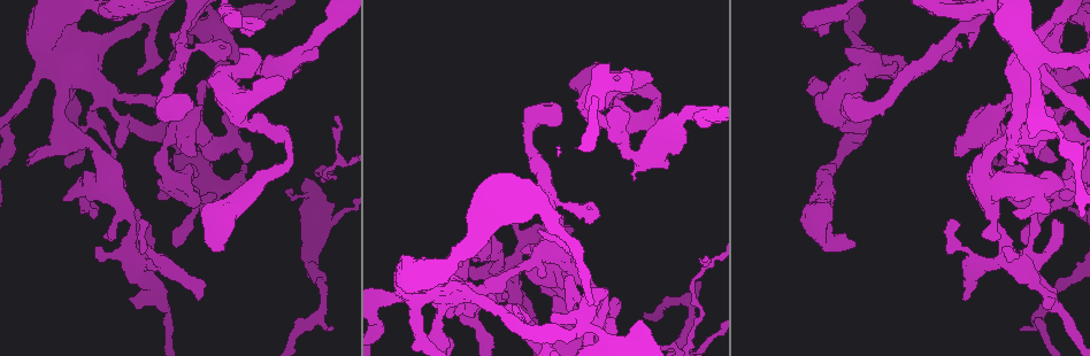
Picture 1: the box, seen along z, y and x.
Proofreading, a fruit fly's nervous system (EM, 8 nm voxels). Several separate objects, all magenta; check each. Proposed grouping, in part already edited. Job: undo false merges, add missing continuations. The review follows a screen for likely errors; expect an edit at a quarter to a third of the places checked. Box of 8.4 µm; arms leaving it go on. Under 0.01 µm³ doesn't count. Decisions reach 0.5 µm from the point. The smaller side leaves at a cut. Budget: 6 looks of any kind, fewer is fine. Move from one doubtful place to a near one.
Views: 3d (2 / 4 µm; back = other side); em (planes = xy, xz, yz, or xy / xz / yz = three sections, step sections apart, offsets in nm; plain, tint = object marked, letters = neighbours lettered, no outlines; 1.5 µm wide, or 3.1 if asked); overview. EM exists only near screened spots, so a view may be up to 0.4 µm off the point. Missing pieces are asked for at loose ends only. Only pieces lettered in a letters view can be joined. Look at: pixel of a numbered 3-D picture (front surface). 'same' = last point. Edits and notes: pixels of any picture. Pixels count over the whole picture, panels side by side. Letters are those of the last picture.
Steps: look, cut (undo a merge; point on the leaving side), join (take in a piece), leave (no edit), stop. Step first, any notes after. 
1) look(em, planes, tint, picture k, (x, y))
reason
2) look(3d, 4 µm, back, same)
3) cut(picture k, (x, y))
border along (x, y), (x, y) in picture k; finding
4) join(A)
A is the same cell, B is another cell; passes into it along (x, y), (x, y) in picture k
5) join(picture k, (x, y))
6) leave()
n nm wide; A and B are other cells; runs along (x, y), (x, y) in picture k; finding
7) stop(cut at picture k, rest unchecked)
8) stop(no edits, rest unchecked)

look(em, planes, letters, picture 1, (195, 298))
free end

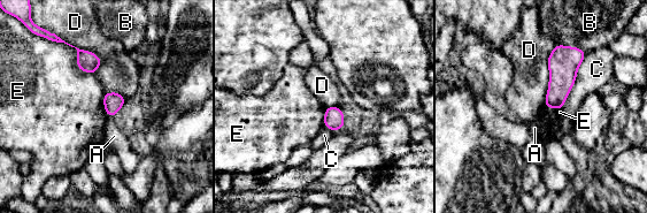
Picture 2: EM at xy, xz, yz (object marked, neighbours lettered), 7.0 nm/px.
leave()
A, B, C, D and E are other cells; border along (61, 42), (93, 75) in picture 2; no lettered piece goes on from it

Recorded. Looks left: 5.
look(em, yz, step 8, tint, picture 1, (96, 211))
an open end

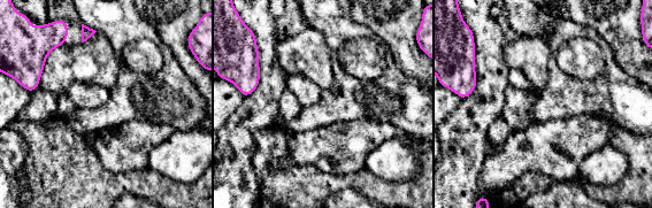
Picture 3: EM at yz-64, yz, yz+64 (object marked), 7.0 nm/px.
look(em, planes, letters, same)
cut it another way

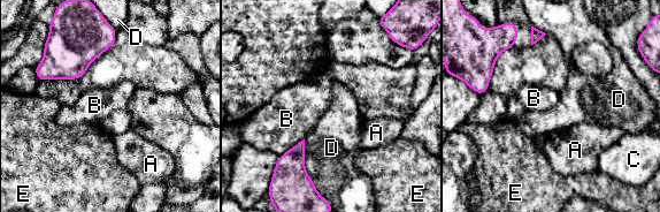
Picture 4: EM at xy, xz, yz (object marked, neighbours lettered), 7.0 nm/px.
leave()
A, B, C, D and E are other cells; border along (304, 139), (304, 167), (324, 197) in picture 4; none of them fits

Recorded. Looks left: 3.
look(3d, 2 µm, picture 1, (1020, 330))
thin end

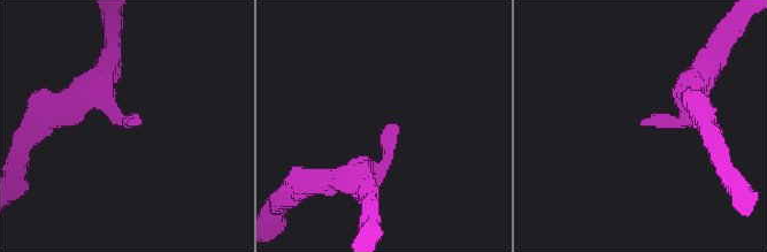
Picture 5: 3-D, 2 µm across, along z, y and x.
look(em, xy, step 4, letters, picture 5, (644, 122))

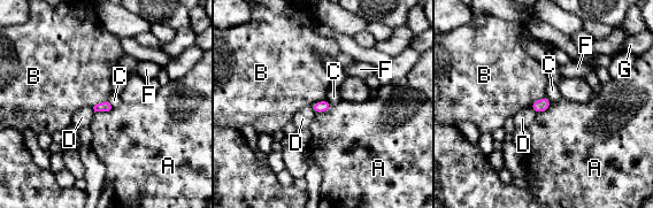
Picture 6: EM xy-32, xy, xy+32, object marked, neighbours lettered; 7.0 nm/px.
leave()
B touches over 140 nm; A, B, C, D, F and G are other cells; border along (545, 95), (536, 99), (529, 106) in picture 6; no lettered piece goes on from it

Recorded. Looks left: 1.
stop(no edits, rest unchecked)

